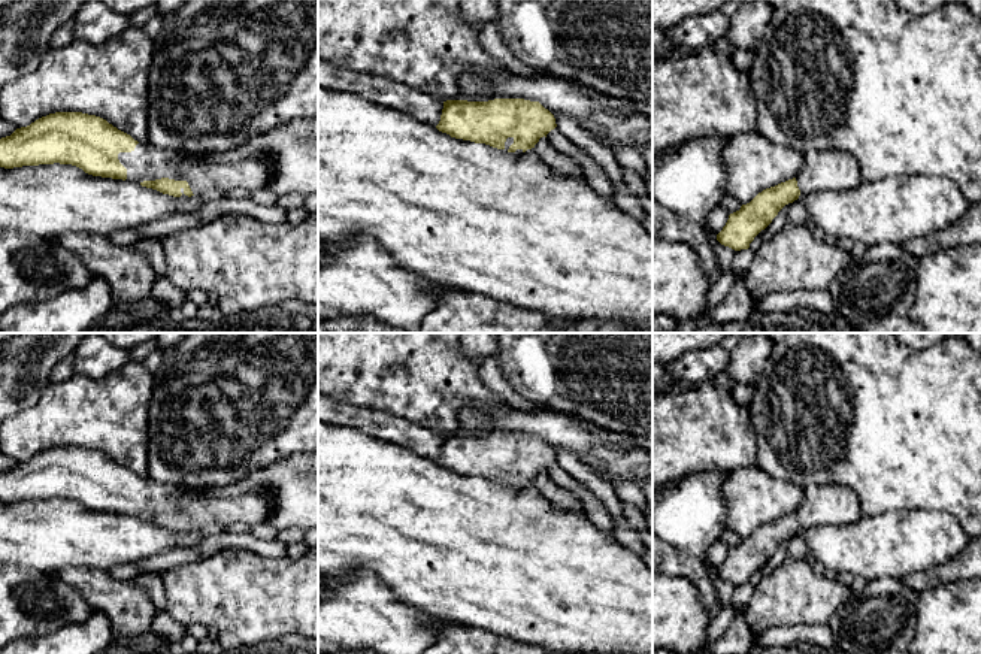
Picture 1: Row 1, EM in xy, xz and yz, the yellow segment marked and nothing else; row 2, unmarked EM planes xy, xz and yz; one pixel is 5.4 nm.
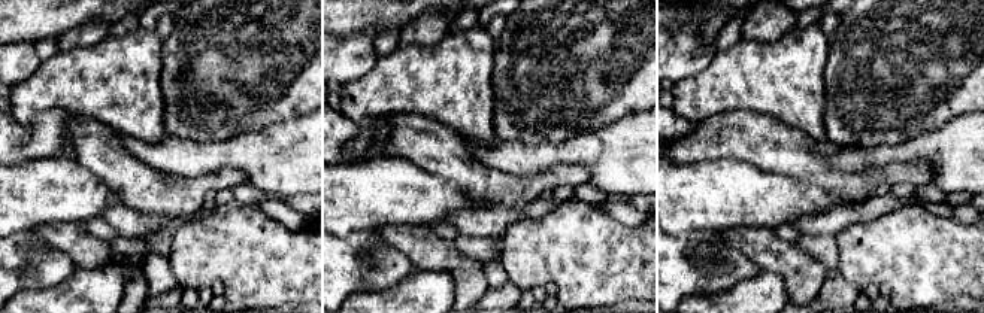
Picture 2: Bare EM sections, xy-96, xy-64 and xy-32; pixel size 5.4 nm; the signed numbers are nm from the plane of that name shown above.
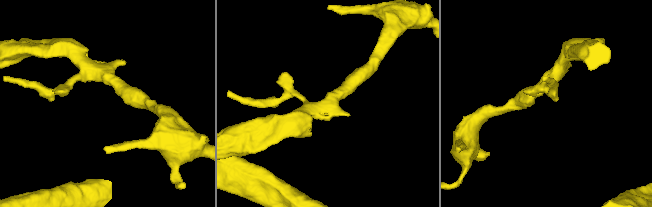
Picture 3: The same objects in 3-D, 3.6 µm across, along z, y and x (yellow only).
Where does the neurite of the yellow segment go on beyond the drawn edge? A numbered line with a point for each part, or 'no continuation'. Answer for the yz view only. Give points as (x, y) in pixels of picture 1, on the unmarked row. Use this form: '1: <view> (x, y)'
1: yz (835, 505)

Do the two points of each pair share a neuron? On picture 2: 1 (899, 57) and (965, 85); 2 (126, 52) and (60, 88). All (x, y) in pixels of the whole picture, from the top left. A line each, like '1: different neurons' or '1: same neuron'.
1: same neuron
2: same neuron

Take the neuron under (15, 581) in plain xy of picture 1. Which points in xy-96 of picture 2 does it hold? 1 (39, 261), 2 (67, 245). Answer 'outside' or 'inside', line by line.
1: inside
2: outside

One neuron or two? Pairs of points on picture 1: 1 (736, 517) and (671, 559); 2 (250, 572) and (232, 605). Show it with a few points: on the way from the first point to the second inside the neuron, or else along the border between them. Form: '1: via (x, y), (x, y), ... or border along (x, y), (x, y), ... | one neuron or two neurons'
1: border along (721, 490), (724, 526) | two neurons
2: via (242, 580), (238, 584), (238, 598) | one neuron

